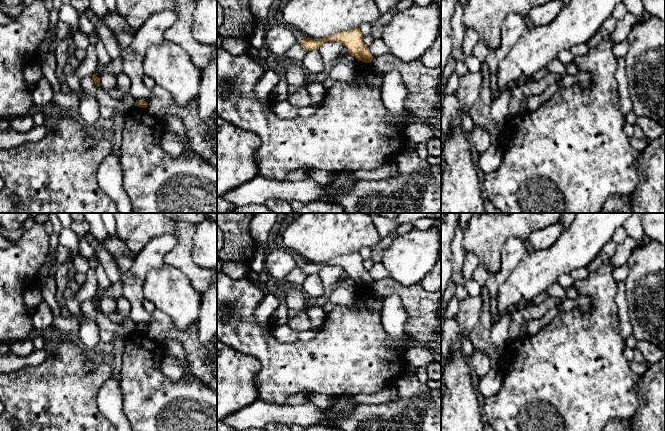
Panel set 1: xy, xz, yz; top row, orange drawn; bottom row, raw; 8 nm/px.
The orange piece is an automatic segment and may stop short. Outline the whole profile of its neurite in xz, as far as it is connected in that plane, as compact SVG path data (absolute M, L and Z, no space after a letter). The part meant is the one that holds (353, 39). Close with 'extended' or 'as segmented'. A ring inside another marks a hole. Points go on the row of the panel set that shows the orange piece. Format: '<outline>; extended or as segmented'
M359 28L342 31L322 39L304 38L301 41L301 45L303 49L308 52L317 50L327 41L338 41L342 43L349 51L349 54L355 57L358 61L371 63L374 58L369 51L369 47L363 42L363 35Z; as segmented

